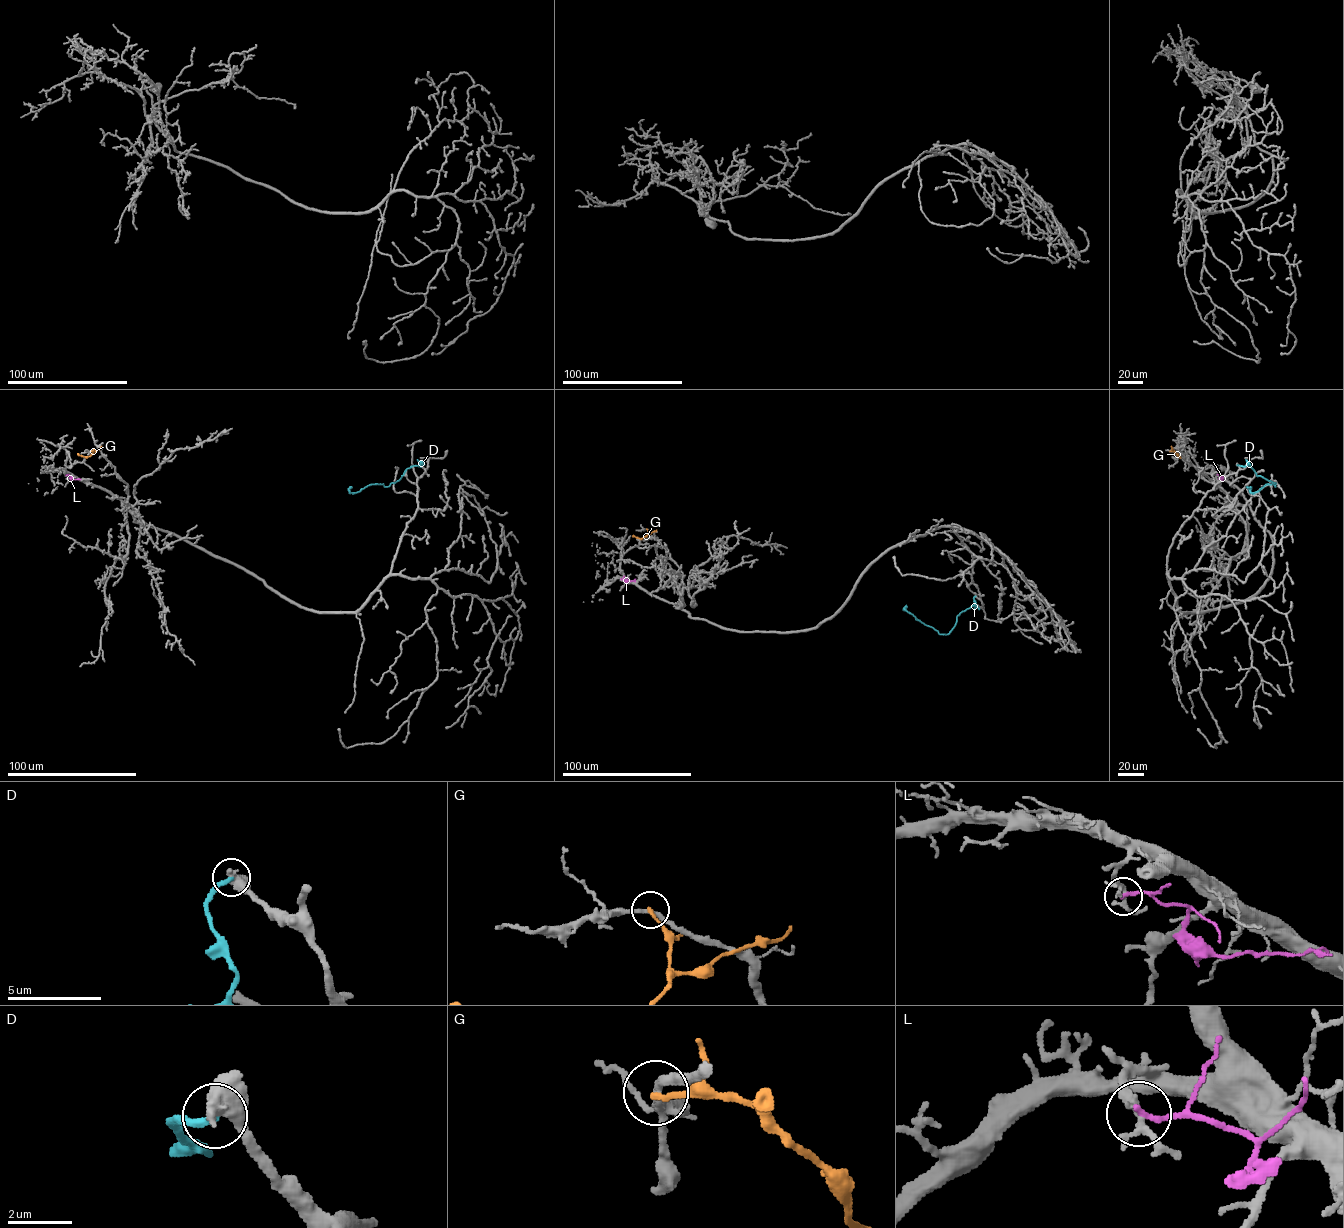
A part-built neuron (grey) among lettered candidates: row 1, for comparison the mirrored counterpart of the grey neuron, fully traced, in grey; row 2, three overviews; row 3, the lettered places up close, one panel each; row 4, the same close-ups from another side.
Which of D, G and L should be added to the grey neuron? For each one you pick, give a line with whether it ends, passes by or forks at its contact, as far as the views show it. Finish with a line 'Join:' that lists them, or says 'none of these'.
Join: none of these

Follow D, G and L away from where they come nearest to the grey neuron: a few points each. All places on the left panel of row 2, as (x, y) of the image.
D: (420, 465), (407, 468), (389, 486), (370, 484), (353, 493), (349, 491), (351, 486)
G: (92, 451), (87, 456), (78, 453)
L: (66, 475), (80, 479)

